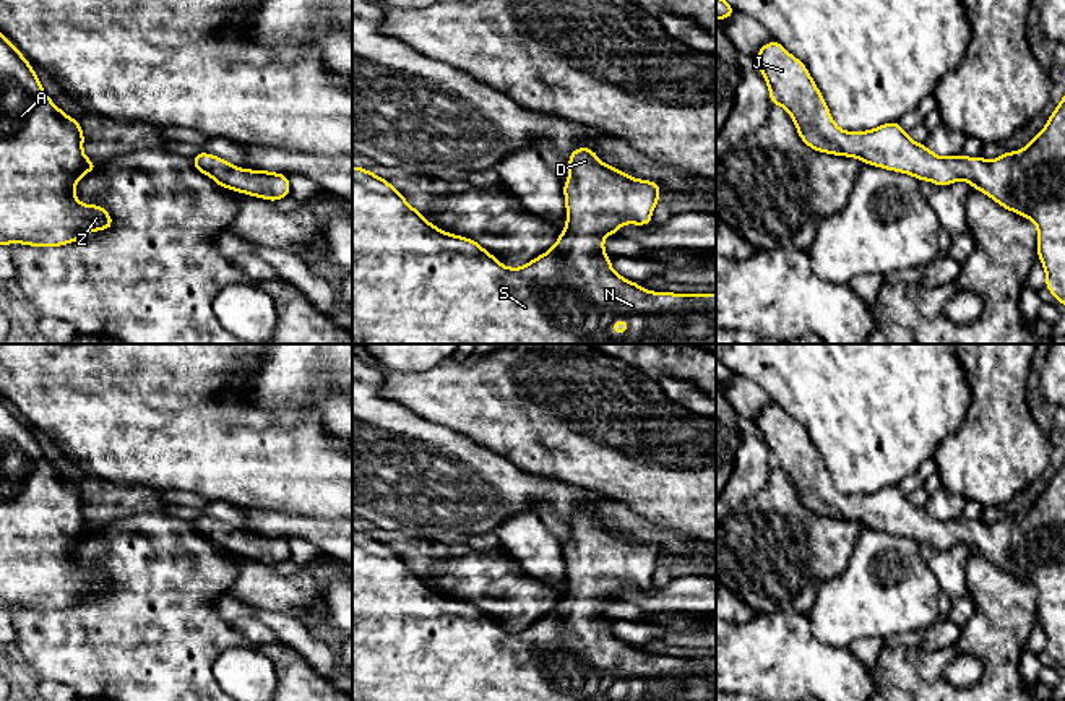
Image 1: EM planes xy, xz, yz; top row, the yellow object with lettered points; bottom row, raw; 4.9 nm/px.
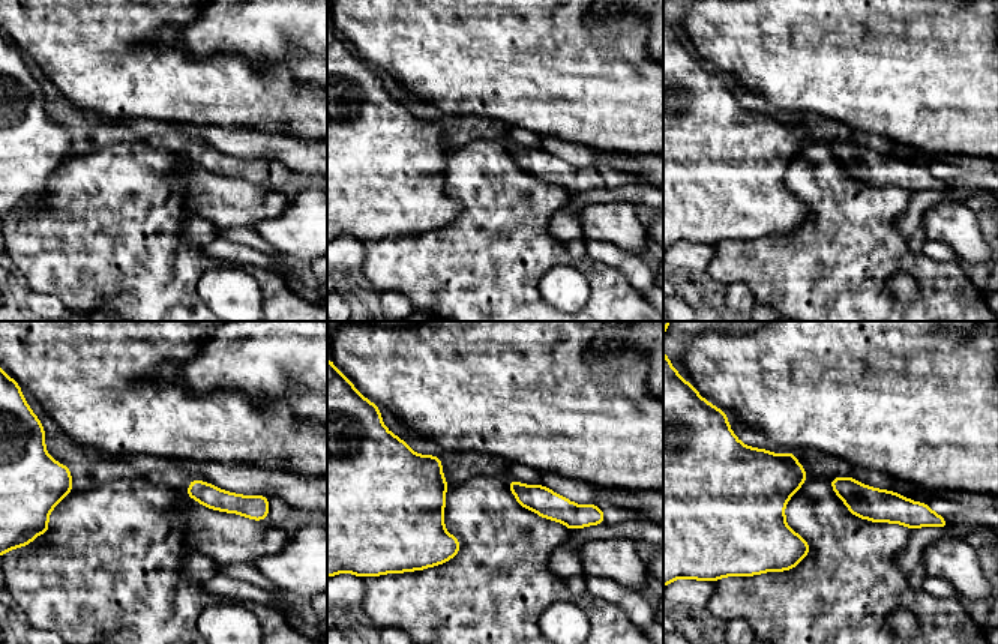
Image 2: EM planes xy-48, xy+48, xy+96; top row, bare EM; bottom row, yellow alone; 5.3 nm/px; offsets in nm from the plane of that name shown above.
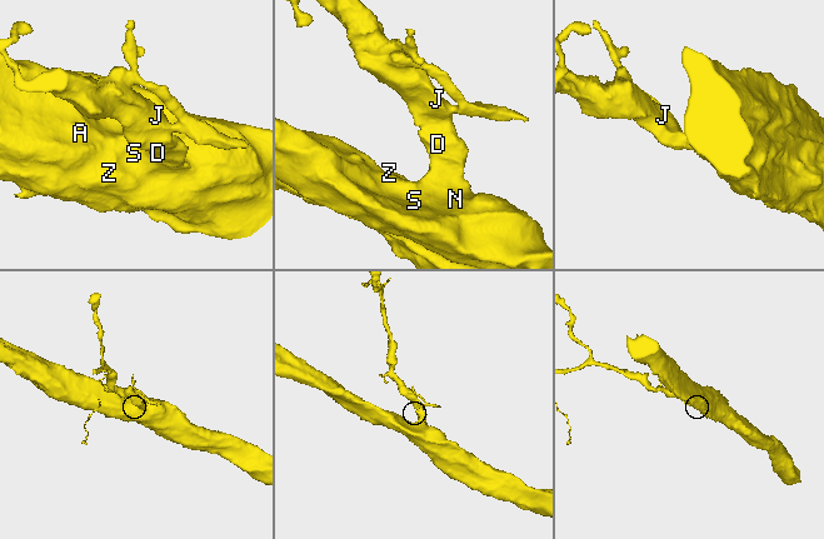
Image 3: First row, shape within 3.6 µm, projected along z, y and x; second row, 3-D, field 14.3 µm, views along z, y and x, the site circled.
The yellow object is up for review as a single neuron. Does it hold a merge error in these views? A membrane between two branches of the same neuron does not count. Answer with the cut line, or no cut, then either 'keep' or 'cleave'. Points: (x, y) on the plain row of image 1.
no cut | keep

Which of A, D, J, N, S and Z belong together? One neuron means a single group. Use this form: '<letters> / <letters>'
A D J N S Z

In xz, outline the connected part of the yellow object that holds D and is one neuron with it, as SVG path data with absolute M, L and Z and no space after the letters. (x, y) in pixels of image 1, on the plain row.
M575 511L568 521L570 540L563 547L567 586L555 609L521 631L507 631L476 604L448 597L424 583L385 542L352 529L352 701L716 701L716 657L653 656L619 639L604 615L604 600L632 586L651 587L653 573L661 561L656 545L638 544L597 523L591 511Z

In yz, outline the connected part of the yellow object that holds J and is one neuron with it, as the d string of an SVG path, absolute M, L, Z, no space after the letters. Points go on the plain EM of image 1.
M771 404L761 409L755 425L770 451L771 467L783 469L789 475L804 508L817 516L856 521L864 527L909 537L940 550L964 544L1002 571L1029 581L1037 591L1037 621L1046 633L1046 651L1057 665L1065 667L1065 459L1046 490L1020 514L1005 514L994 524L964 518L940 521L925 508L912 505L898 485L888 485L869 495L843 495L834 487L807 430L779 406Z

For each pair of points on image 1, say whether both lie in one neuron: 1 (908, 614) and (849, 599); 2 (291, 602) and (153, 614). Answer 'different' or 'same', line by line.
1: same
2: different

